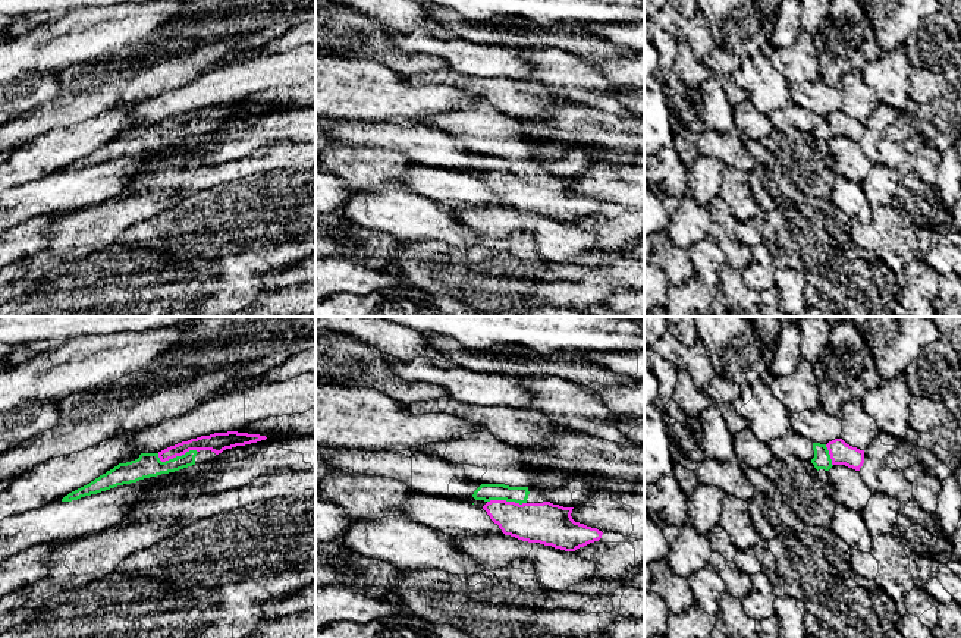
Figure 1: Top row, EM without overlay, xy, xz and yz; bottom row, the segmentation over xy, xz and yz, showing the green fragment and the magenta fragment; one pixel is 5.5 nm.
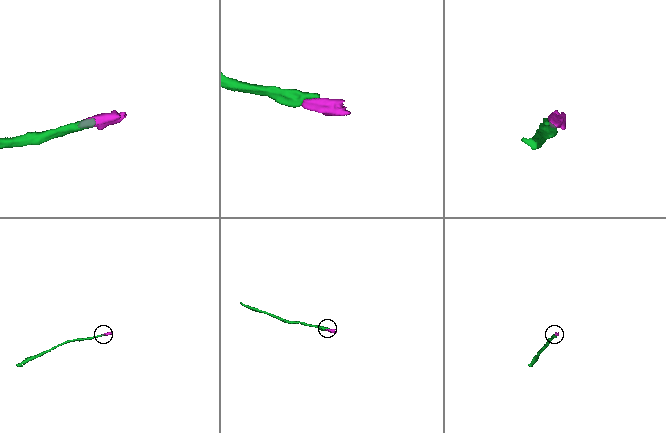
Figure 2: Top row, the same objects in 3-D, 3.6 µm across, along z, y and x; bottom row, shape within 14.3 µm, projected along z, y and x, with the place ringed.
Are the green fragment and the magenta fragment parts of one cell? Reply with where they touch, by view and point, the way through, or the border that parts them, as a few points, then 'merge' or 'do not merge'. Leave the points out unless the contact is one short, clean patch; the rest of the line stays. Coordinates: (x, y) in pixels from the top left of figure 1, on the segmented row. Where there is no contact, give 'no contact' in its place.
contact xy (176, 456); way xy (147, 465), (165, 462), (176, 456), (198, 443), (217, 442); merge

